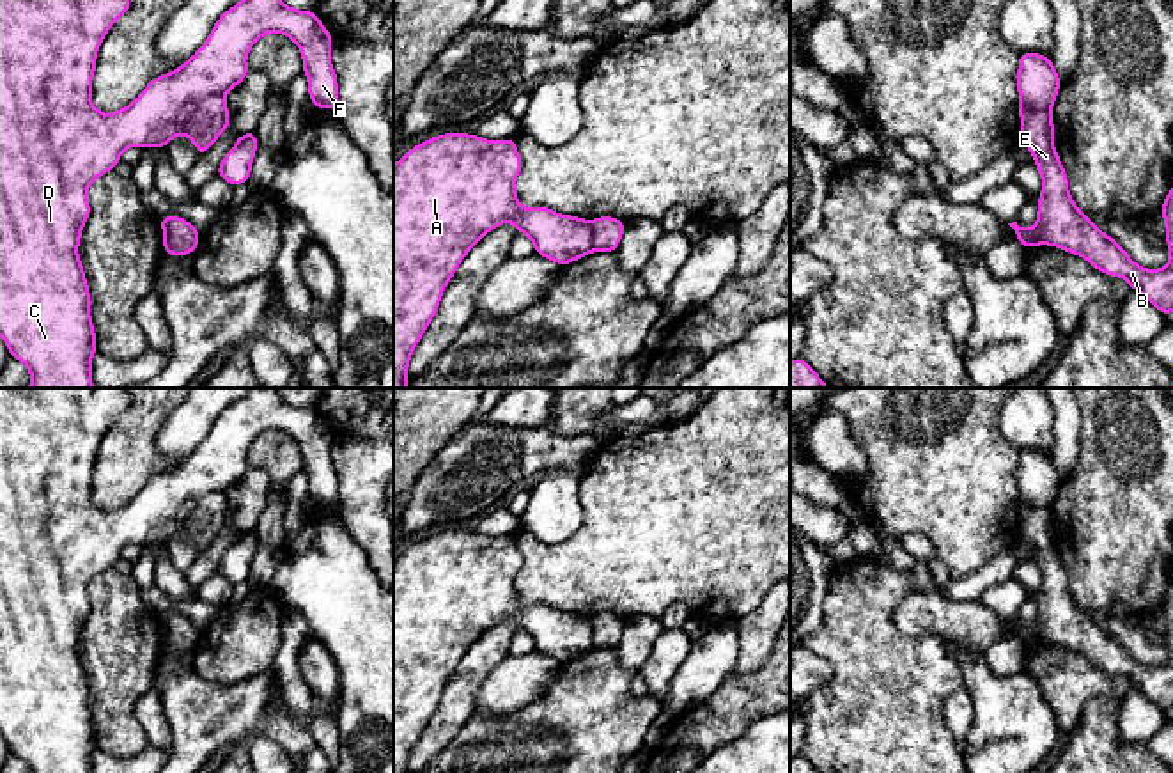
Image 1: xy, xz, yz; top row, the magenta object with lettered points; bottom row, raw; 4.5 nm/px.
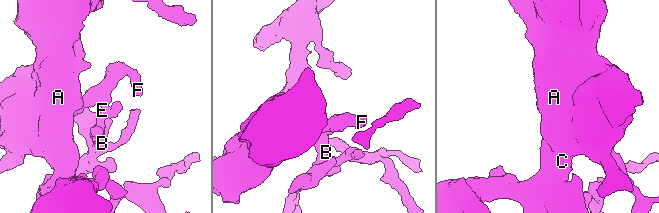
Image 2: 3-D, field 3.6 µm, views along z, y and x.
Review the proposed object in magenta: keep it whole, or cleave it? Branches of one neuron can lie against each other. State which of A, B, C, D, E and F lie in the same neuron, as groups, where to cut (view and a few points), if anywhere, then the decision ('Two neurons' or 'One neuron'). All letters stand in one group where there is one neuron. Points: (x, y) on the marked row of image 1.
Groups: A B C D E F. No split. One neuron

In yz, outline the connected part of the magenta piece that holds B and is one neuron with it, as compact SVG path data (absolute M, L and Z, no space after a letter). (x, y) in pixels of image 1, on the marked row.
M1019 53L1021 140L1035 158L1033 165L1040 172L1042 191L1035 225L1031 229L1022 229L1017 222L1008 225L1026 250L1049 245L1076 254L1097 271L1125 278L1130 289L1136 289L1157 310L1169 316L1173 312L1173 188L1161 209L1169 261L1161 269L1146 269L1136 264L1111 236L1102 232L1070 197L1067 172L1054 149L1054 122L1051 119L1060 83L1051 57Z

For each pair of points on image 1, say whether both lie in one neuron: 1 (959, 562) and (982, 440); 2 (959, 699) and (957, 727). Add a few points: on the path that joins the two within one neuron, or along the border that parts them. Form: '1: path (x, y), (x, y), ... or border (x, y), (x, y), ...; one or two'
1: path (963, 532), (963, 470); one
2: path (959, 706), (959, 720); one

